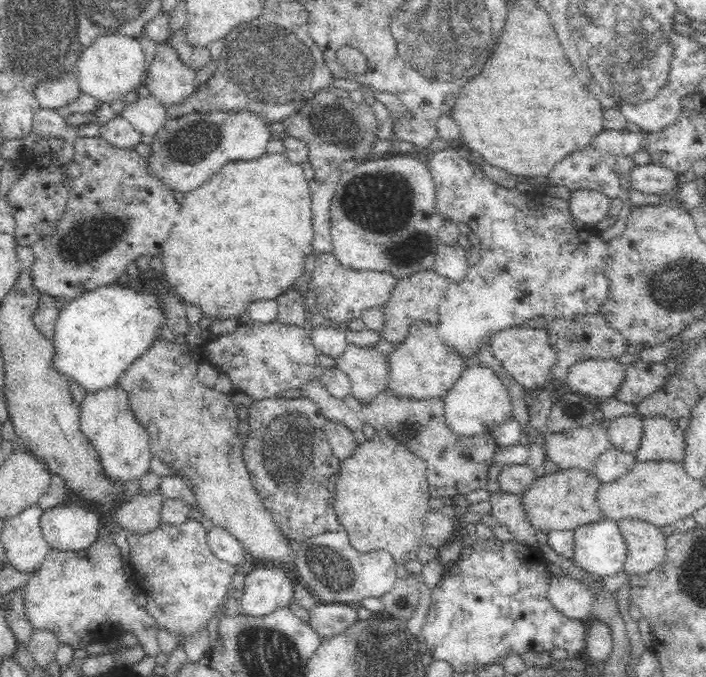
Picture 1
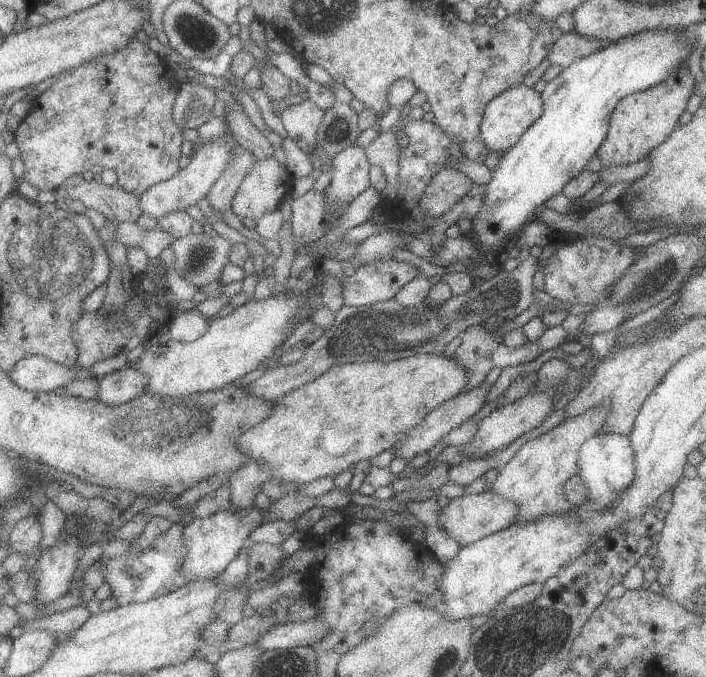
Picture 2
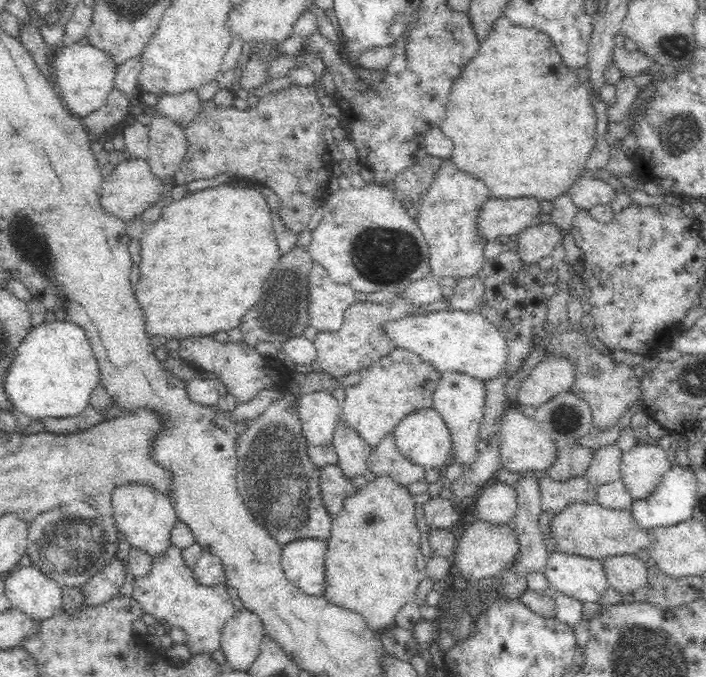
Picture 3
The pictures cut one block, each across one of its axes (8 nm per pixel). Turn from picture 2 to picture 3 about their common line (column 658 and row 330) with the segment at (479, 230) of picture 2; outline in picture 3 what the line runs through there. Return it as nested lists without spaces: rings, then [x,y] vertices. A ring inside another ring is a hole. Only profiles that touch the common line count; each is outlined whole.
[[[41,322],[33,326],[16,350],[16,357],[5,374],[5,393],[16,412],[33,420],[78,416],[88,405],[92,391],[100,383],[99,366],[84,329],[73,322]]]

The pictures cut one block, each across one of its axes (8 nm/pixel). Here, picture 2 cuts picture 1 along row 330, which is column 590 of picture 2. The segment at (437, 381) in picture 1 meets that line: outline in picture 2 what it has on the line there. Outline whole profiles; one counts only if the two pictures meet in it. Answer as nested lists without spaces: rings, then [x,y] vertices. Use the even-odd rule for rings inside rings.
[[[595,406],[575,417],[568,417],[546,433],[523,444],[516,454],[500,469],[498,478],[490,489],[504,495],[519,506],[518,523],[554,513],[567,513],[571,509],[564,492],[566,482],[580,472],[579,450],[590,437],[602,432],[611,406]]]

